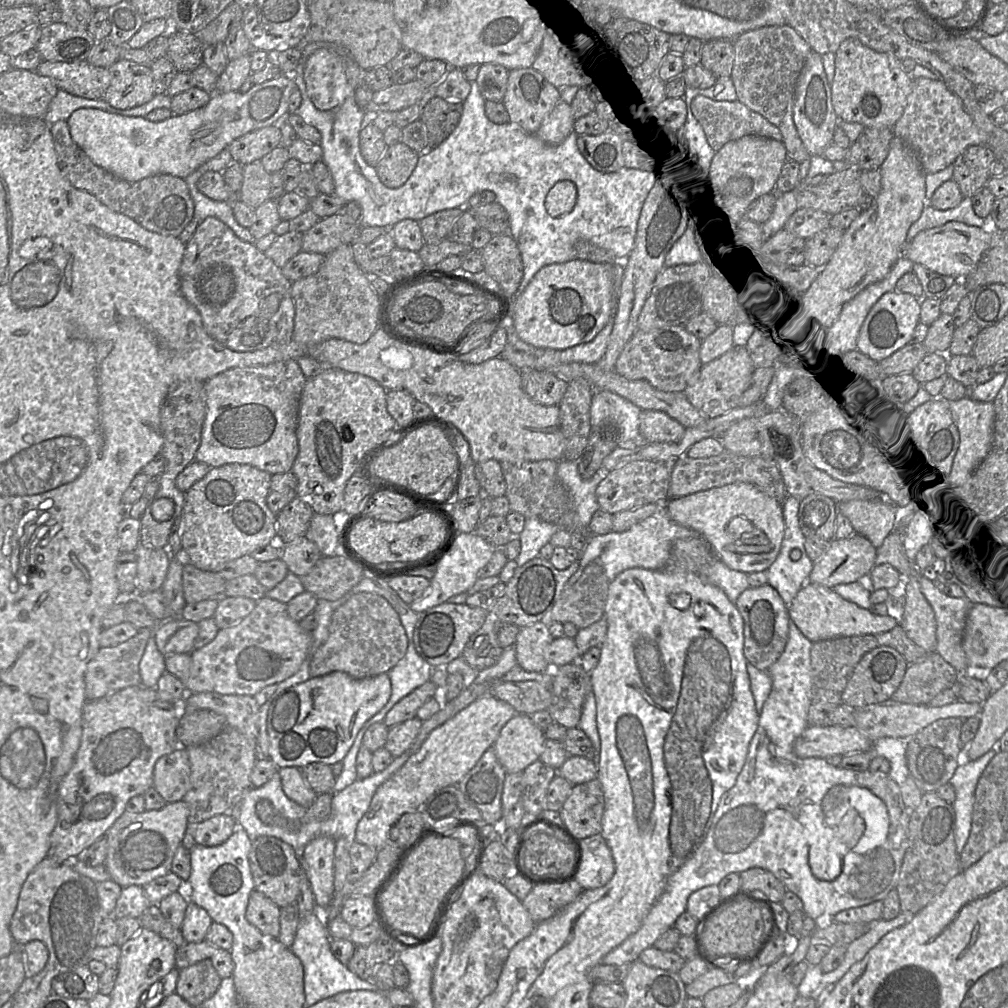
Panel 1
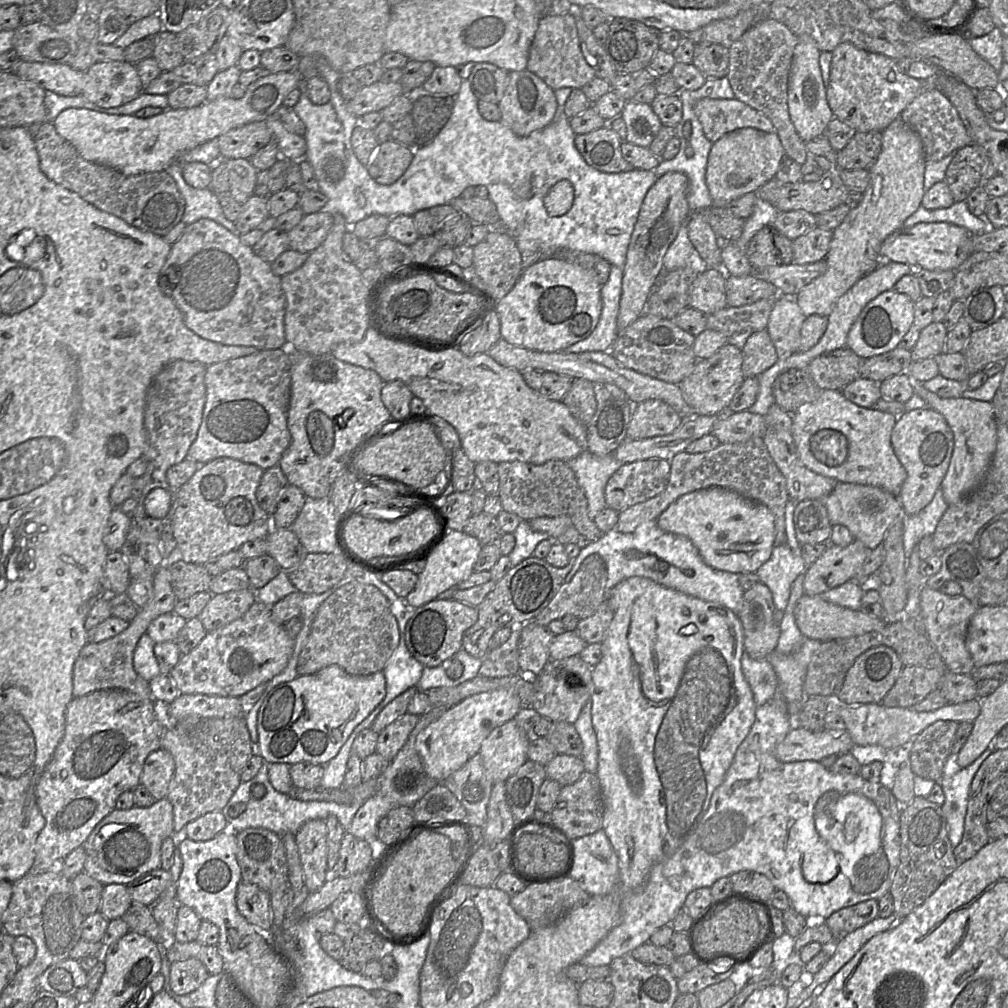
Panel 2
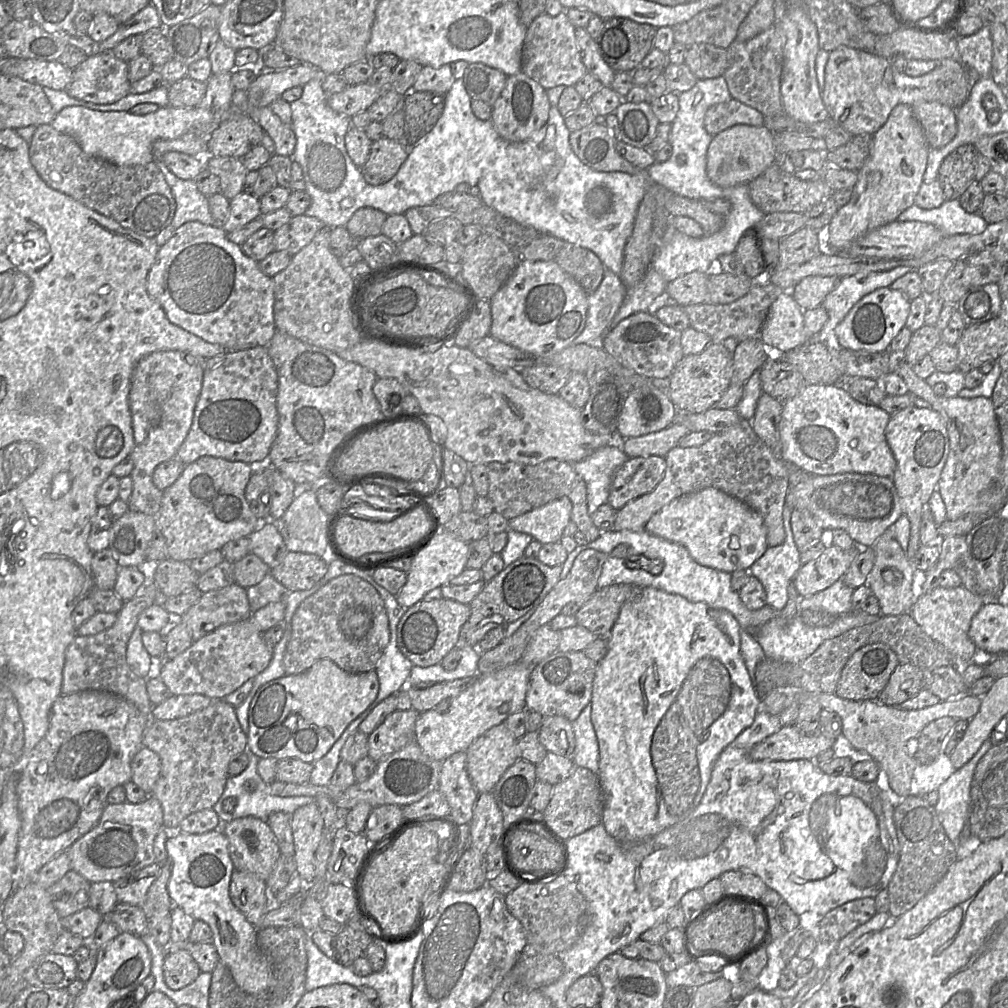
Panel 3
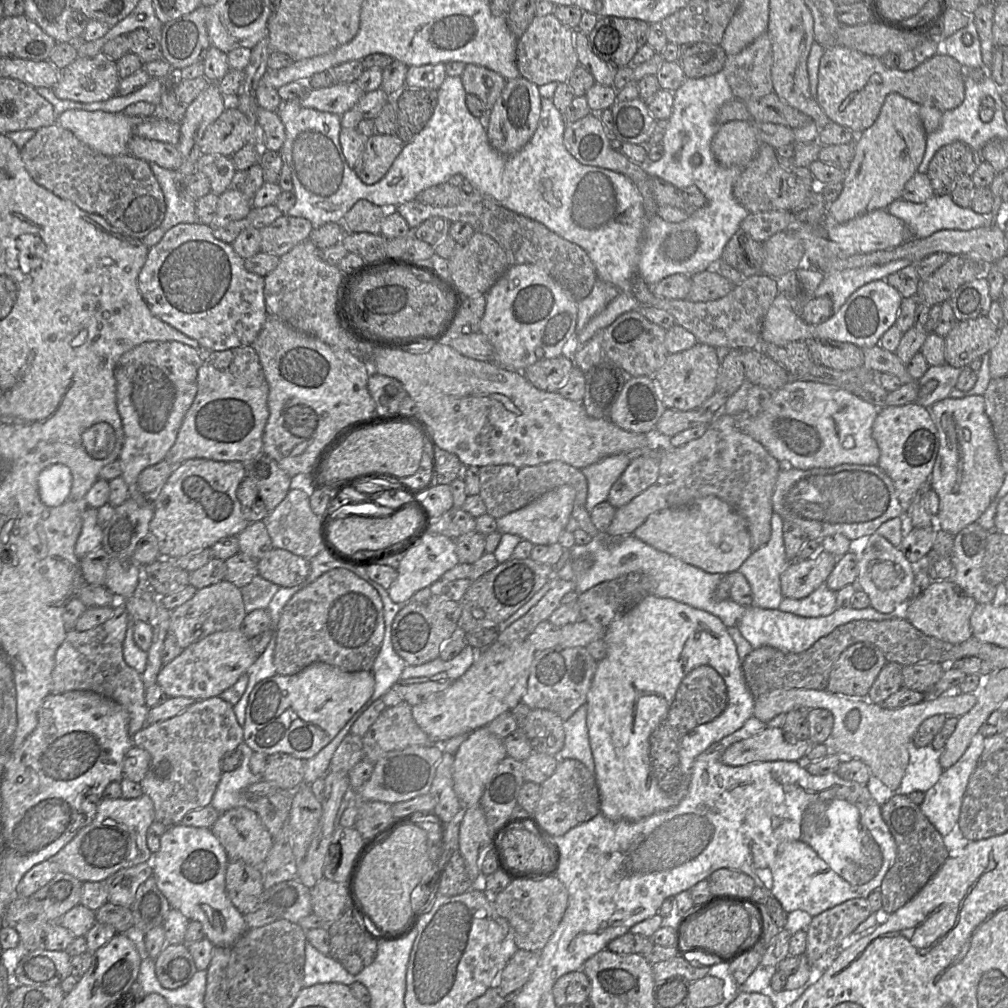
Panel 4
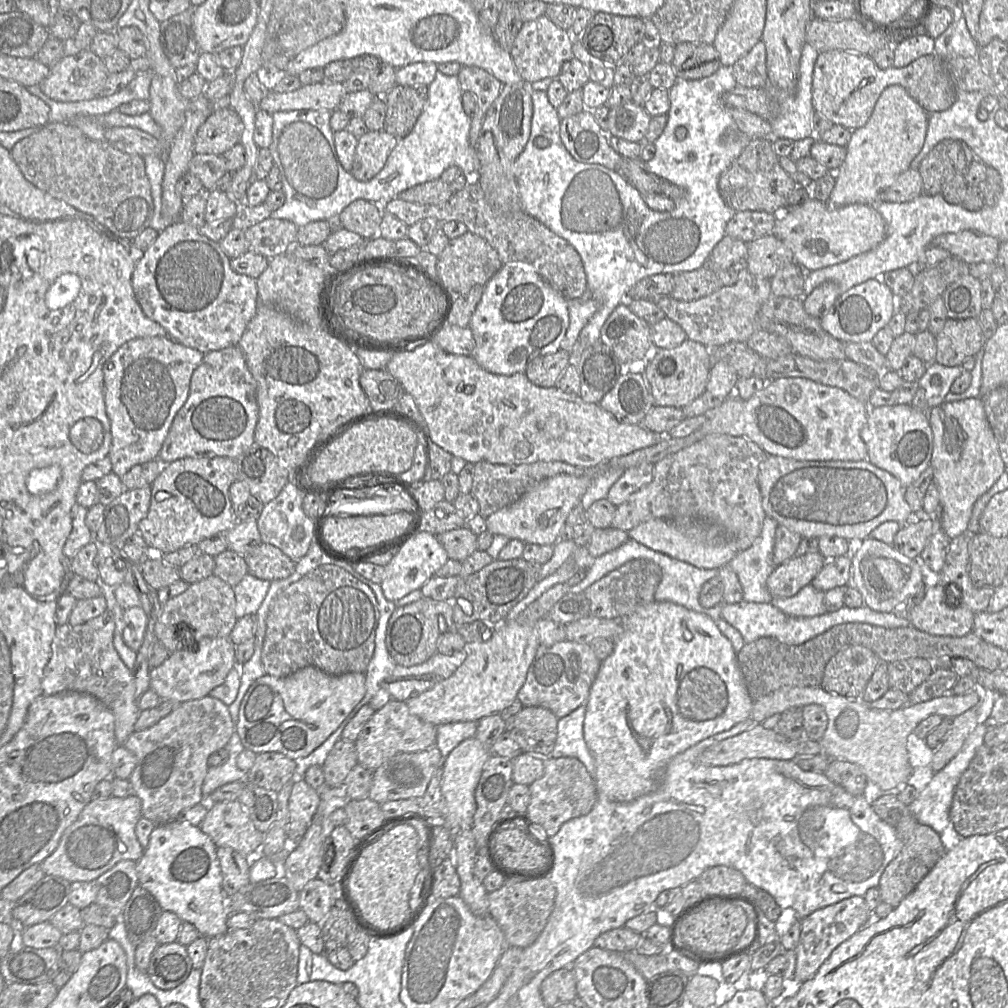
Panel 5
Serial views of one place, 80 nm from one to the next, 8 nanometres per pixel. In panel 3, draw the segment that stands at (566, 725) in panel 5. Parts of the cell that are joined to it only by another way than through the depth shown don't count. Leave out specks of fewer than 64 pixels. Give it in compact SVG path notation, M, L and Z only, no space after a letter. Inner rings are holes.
M591 703L587 704L580 715L571 722L575 735L575 750L571 757L576 766L599 772L599 746L591 722Z

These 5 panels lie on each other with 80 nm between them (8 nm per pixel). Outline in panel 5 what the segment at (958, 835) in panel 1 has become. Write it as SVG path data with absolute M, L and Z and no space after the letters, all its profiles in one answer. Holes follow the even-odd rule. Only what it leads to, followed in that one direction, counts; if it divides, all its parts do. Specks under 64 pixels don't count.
M977 724L976 728L969 734L963 746L950 762L936 772L928 785L919 792L917 798L908 805L912 816L921 824L931 827L940 834L949 824L949 812L952 804L955 788L975 756L977 749L984 744L984 736L987 731L986 724Z

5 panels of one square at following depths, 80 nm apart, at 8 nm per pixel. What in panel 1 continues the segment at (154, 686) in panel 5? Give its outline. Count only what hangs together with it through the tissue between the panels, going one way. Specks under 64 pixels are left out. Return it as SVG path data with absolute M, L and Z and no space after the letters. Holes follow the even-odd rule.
M263 597L240 622L219 629L216 637L190 653L190 675L183 682L189 692L254 696L264 687L294 675L308 659L312 632L304 631L287 612L286 603Z

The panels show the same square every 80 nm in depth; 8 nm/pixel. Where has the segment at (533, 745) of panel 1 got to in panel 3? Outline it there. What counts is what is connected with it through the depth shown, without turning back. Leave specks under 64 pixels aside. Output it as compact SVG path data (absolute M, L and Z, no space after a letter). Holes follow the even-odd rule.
M503 723L480 735L465 753L468 776L479 794L492 791L504 772L520 758L516 739Z

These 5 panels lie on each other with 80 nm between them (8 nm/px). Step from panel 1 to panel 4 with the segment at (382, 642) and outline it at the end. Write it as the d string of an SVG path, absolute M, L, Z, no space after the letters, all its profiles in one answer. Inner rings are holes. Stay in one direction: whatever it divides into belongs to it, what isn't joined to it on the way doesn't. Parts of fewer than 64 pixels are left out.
M334 568L295 593L287 602L275 629L273 663L278 675L293 675L314 662L323 662L343 671L371 671L384 639L382 600L365 580L344 568Z

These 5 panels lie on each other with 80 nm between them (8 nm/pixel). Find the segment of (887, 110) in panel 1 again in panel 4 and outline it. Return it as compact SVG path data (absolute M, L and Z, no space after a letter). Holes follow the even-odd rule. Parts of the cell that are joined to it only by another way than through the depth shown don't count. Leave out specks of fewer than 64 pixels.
M845 46L825 48L819 64L816 100L831 121L849 128L855 135L860 134L875 122L886 96L893 92L919 105L934 106L941 112L951 110L958 107L964 100L965 69L951 56L940 53L936 53L914 69L902 71L886 67L877 56Z

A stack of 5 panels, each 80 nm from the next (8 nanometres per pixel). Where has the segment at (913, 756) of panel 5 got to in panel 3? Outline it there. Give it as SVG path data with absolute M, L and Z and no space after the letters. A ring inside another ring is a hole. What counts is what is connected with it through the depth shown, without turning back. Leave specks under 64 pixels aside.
M940 753L931 764L916 765L909 790L910 796L918 797L937 790L956 771L950 754Z

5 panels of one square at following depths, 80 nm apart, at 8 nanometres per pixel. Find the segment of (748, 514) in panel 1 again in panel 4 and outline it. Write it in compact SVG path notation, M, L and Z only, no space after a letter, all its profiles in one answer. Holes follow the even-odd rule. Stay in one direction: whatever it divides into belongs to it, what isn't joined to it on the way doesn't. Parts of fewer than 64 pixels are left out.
M706 496L688 505L650 515L633 534L647 545L708 573L738 571L753 552L745 519L728 503Z

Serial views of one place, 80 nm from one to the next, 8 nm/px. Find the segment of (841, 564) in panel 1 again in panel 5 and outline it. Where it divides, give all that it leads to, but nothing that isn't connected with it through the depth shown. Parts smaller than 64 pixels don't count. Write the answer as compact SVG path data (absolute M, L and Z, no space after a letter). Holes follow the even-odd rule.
M817 551L803 556L793 556L778 565L767 578L766 584L773 598L795 596L802 588L810 585L826 563Z

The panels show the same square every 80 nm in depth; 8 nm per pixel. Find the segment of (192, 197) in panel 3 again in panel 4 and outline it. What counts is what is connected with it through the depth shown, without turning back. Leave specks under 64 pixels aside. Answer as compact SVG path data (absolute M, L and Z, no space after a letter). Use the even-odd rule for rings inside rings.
M154 162L149 163L166 201L165 217L160 224L163 231L179 223L201 223L196 214L196 199L177 182L175 171L166 169Z

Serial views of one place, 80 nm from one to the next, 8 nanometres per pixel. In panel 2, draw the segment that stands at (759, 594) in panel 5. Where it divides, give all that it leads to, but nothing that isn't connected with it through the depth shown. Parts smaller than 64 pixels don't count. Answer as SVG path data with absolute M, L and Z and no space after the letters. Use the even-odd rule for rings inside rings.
M788 500L785 505L785 533L787 541L774 545L771 557L756 571L759 579L771 591L773 602L784 611L795 579L808 567L801 555L801 544L796 538L793 515L798 501Z

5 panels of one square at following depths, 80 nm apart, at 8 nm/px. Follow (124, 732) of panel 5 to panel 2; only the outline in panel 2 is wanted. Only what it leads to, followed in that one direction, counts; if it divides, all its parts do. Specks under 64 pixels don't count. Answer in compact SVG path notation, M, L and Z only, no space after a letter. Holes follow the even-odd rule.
M167 564L162 565L152 578L153 595L140 608L138 614L129 622L128 627L120 634L107 640L95 643L89 641L80 651L73 667L73 696L81 697L97 690L118 689L149 698L150 688L134 669L133 656L141 636L147 632L149 624L158 616L173 611L176 597L173 592L171 573Z

